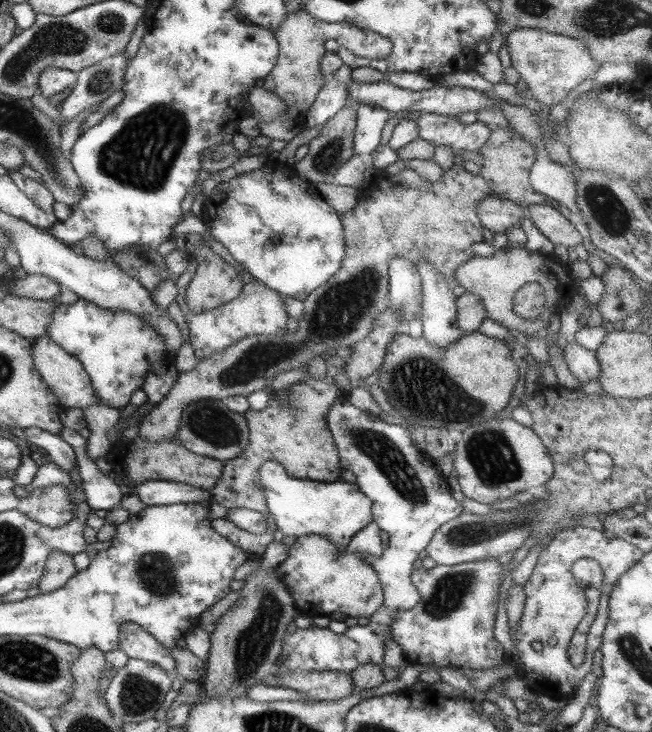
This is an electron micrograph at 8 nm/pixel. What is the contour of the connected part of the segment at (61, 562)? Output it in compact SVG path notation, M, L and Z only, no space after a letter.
M52 550L44 562L38 582L38 592L53 592L61 588L76 573L72 557L64 552Z

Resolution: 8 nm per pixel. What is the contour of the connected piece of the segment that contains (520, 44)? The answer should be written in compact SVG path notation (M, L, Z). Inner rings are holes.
M521 28L505 34L510 65L519 73L526 84L529 96L534 97L548 109L557 102L564 103L573 86L581 84L585 76L598 66L591 58L588 48L577 39L561 33L547 33L537 28Z

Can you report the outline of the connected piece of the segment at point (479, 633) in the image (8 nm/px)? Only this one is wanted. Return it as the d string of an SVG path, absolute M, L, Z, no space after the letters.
M495 557L462 562L453 566L435 565L433 568L413 569L410 581L417 589L418 599L409 610L398 610L389 627L393 642L401 648L409 664L426 664L441 668L462 668L487 670L503 664L503 648L493 638L493 620L499 598L499 586L502 581L503 565Z

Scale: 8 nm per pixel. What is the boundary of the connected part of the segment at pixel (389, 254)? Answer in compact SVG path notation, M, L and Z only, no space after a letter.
M453 165L451 168L445 169L442 172L440 180L437 181L421 179L417 173L415 173L415 171L412 169L409 169L408 166L395 175L389 175L383 171L375 173L372 180L367 182L367 184L359 191L359 198L357 199L358 203L353 206L353 208L350 208L349 210L346 210L345 212L342 212L340 215L338 215L342 224L344 255L340 260L339 268L324 283L321 283L317 288L314 288L306 296L306 299L302 301L303 308L301 318L298 318L297 320L297 327L295 328L295 331L288 332L285 330L282 333L277 333L276 335L246 336L245 338L236 340L235 344L229 345L229 348L223 348L221 352L211 353L211 356L207 356L207 358L203 358L203 360L198 360L197 364L195 364L191 370L178 374L178 378L175 384L173 384L171 391L169 391L165 398L161 400L161 402L152 407L152 410L149 412L149 414L145 415L144 418L139 421L137 427L138 436L141 437L141 439L145 439L147 442L156 442L159 444L162 440L171 439L171 437L176 435L177 429L179 429L178 422L181 417L181 411L183 411L183 408L185 408L187 405L202 399L225 400L227 397L233 396L243 396L246 398L249 394L251 394L251 392L255 393L259 390L268 391L267 383L269 383L271 379L275 378L277 374L294 369L301 369L303 365L308 365L310 360L313 360L313 358L316 356L321 357L326 354L327 350L353 347L356 342L363 340L369 334L375 317L380 312L383 312L386 308L388 308L388 264L390 263L390 260L393 260L396 256L400 256L405 260L409 260L414 266L415 264L418 264L418 262L426 260L426 262L428 262L430 266L432 266L434 270L440 274L440 276L446 278L450 284L453 284L455 280L455 269L460 264L463 264L463 262L474 256L473 251L471 251L471 244L475 244L475 242L481 242L484 240L484 237L481 236L482 224L480 223L480 220L477 219L475 207L477 204L479 204L479 200L492 195L492 190L489 188L486 180L481 175L471 175L469 172L465 171L461 165Z

